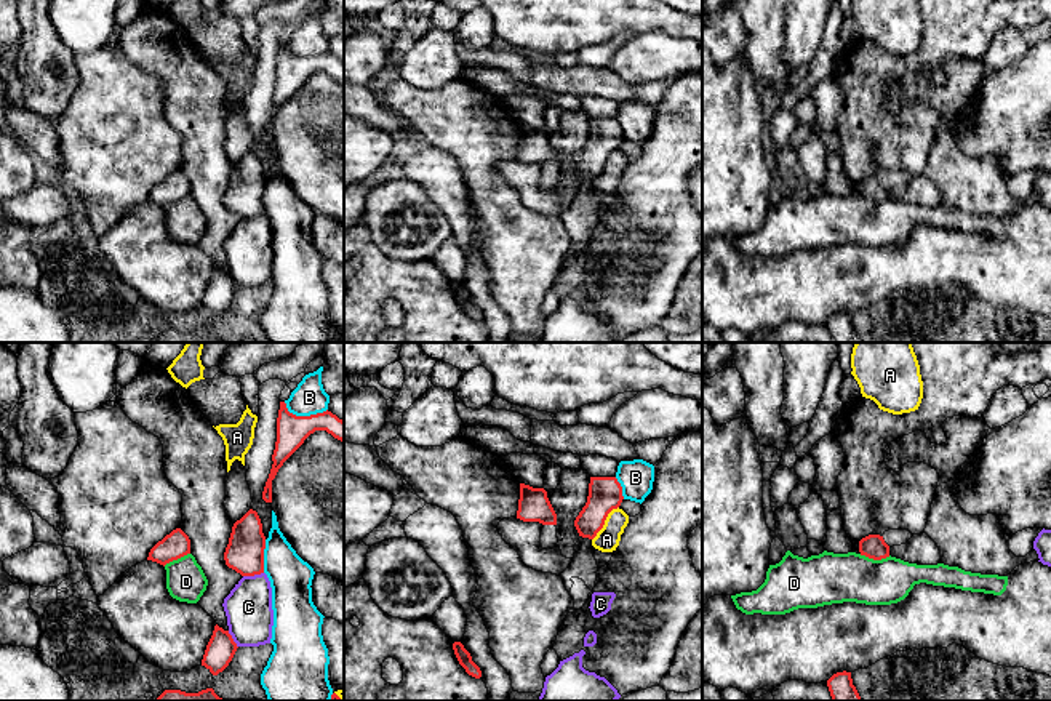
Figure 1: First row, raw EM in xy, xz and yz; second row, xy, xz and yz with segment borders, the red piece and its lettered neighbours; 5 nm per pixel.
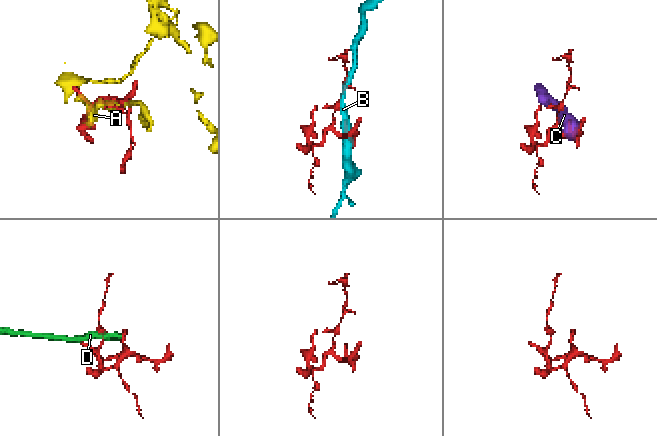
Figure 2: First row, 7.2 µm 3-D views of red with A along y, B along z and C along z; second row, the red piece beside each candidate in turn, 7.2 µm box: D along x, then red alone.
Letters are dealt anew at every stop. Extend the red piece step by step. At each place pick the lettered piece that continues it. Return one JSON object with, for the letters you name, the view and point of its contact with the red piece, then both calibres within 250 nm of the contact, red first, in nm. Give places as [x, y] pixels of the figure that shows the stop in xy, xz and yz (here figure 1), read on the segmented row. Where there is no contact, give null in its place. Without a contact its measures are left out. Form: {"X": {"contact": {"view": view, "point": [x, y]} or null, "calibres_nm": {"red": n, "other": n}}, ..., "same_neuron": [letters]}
{"same_neuron": []}

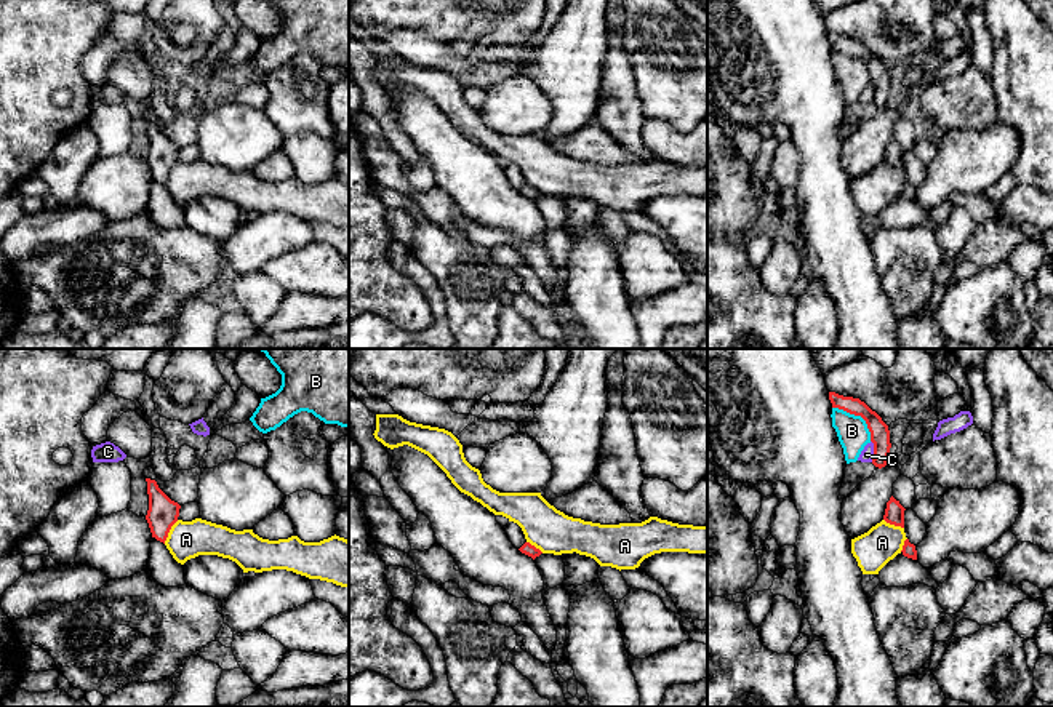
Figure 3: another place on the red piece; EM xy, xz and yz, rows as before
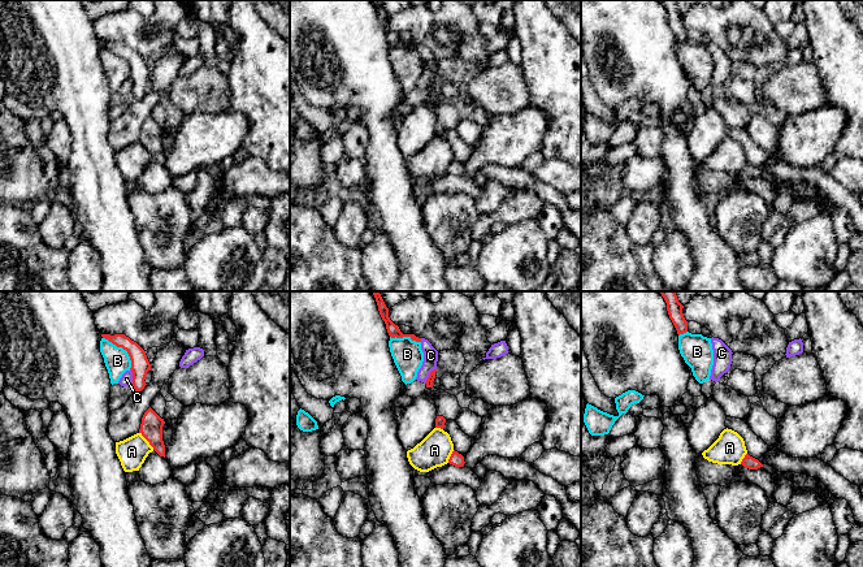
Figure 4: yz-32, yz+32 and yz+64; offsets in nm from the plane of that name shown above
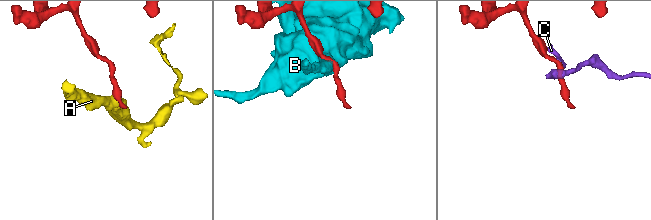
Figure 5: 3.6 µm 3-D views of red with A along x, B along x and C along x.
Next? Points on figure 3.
{"same_neuron": []}

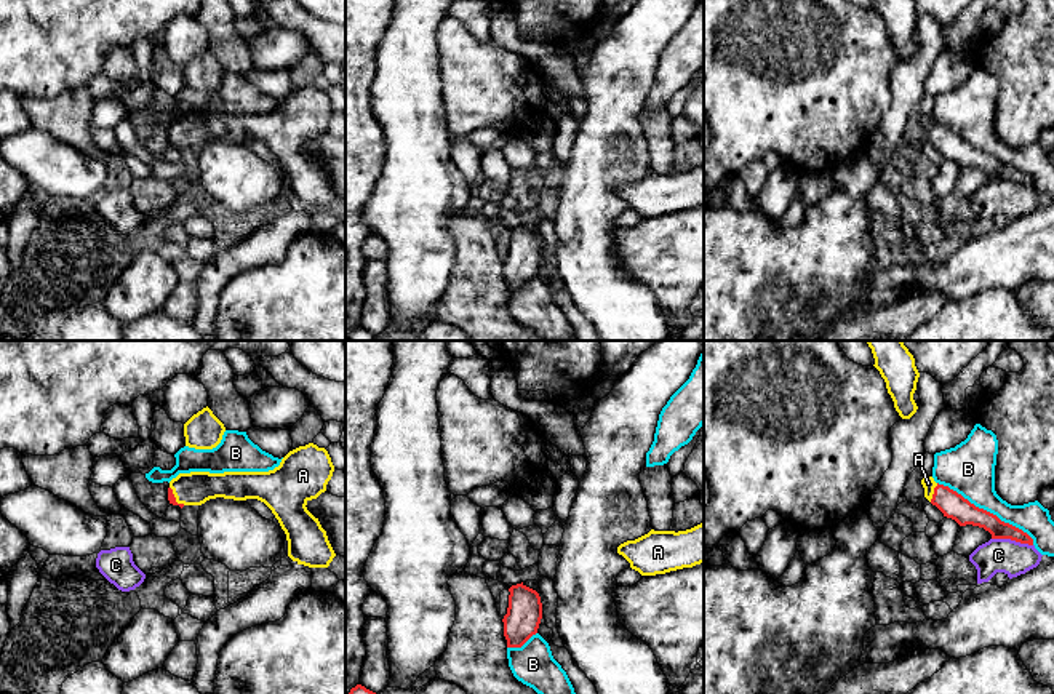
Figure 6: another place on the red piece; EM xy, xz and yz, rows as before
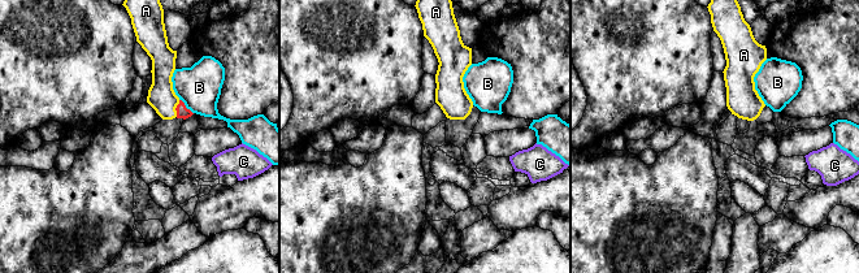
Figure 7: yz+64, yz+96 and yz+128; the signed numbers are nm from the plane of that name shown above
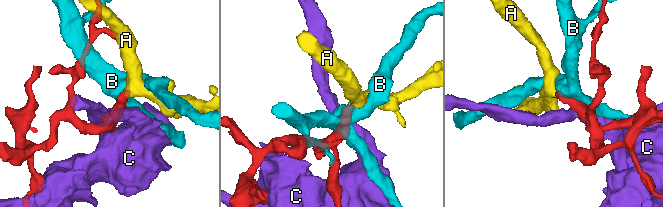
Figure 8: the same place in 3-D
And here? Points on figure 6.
{"A": {"contact": {"view": "yz", "point": [934, 493]}, "calibres_nm": {"red": 130, "other": 70}}, "same_neuron": ["A"]}

